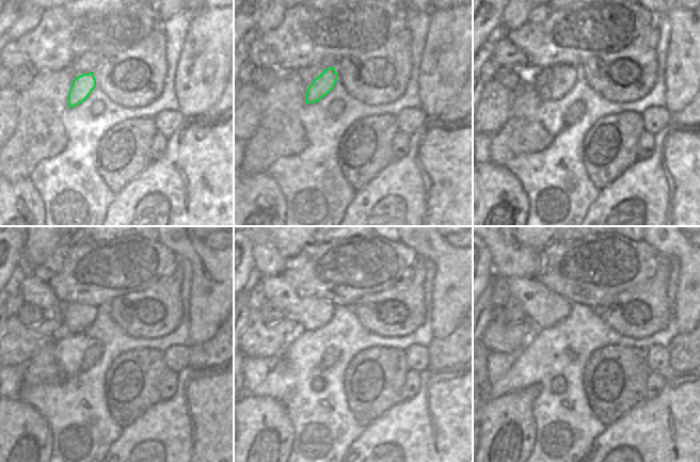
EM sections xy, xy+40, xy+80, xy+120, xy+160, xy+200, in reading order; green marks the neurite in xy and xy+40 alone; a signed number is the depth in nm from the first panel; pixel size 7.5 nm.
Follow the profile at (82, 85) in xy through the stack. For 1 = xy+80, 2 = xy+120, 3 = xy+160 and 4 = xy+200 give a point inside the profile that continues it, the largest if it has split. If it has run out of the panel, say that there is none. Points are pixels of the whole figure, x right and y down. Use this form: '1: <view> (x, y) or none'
1: xy+80 (563, 76)
2: xy+120 (77, 317)
3: xy+160 (309, 313)
4: xy+200 (545, 308)

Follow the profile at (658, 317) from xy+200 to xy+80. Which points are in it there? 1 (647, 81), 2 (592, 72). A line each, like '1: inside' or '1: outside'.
1: inside
2: inside

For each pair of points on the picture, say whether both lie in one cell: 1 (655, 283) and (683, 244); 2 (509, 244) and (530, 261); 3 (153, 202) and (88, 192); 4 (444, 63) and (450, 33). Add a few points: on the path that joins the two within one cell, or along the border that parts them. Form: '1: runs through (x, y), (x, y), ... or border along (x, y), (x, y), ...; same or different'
1: border along (658, 253), (670, 255); different
2: runs through (514, 250), (525, 260); same
3: border along (115, 193), (106, 214); different
4: runs through (447, 56), (450, 41); same

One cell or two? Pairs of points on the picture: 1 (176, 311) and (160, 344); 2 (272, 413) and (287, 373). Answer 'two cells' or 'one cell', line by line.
1: two cells
2: two cells

